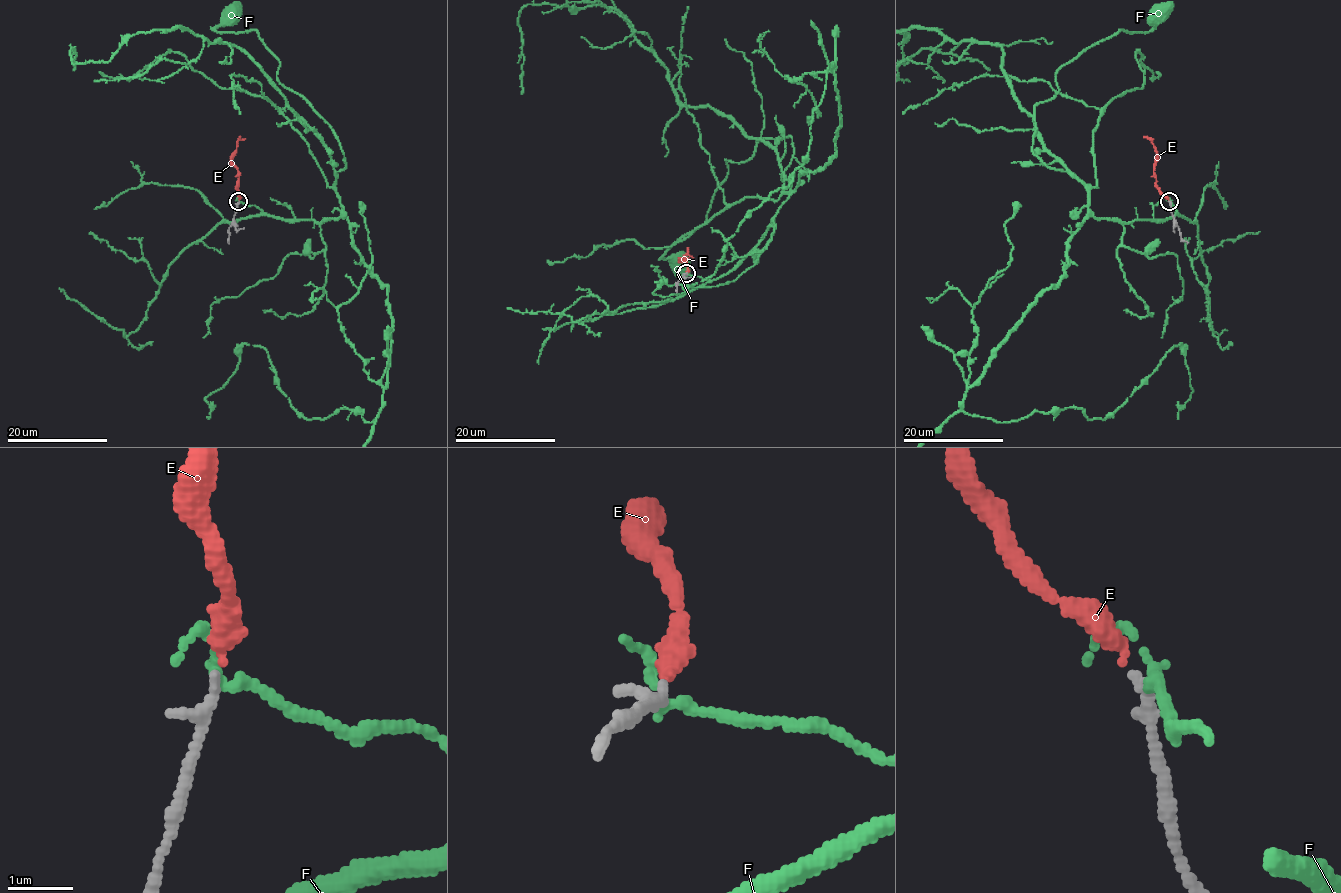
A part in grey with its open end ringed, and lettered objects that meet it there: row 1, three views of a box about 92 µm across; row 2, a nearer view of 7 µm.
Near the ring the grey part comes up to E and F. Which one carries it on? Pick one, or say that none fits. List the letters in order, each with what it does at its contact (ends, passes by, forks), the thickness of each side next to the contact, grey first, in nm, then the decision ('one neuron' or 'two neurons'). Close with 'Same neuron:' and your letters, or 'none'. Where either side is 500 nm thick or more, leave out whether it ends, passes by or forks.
E: it ends | 180/300 nm | one neuron
F: it passes by | 200/130 nm | two neurons
Same neuron: E

